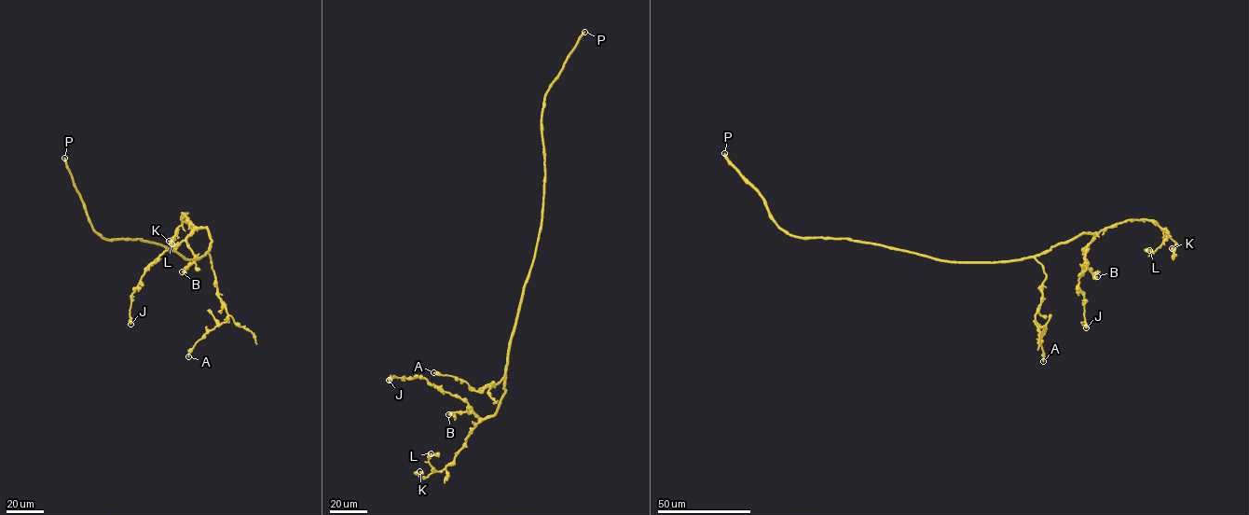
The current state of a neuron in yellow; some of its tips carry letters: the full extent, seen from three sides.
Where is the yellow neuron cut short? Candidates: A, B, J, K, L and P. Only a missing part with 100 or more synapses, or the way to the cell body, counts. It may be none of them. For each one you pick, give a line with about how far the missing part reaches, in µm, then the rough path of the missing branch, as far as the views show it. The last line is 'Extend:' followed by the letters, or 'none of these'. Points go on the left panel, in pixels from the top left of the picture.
P: Missing length about 300 µm
Extend: P

